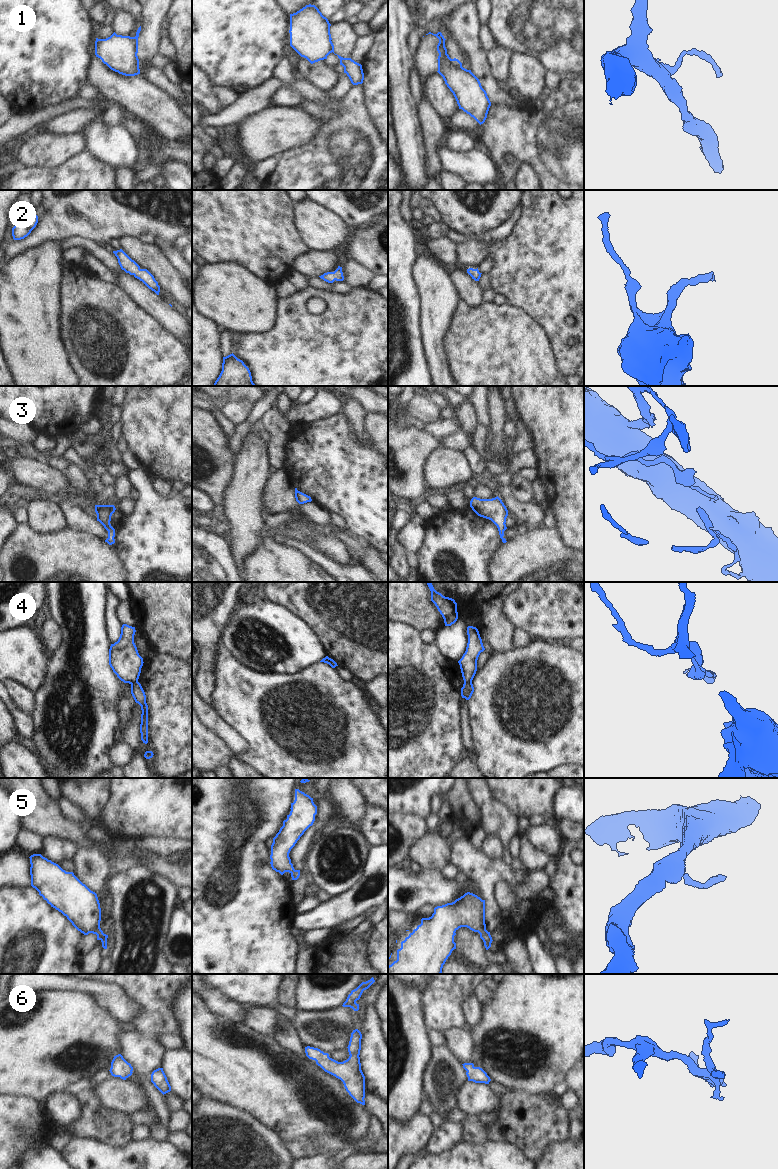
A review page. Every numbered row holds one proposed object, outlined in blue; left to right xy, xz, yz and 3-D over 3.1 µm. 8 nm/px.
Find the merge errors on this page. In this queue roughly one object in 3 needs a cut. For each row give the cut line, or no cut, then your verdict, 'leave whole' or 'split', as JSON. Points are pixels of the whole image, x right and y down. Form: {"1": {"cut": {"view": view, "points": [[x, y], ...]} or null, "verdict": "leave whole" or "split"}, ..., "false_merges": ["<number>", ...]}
{"1": {"cut": {"view": "xy", "points": [[133, 37], [136, 53]]}, "verdict": "split"}, "2": {"cut": null, "verdict": "leave whole"}, "3": {"cut": null, "verdict": "leave whole"}, "4": {"cut": {"view": "yz", "points": [[471, 680], [464, 682]]}, "verdict": "split"}, "5": {"cut": null, "verdict": "leave whole"}, "6": {"cut": null, "verdict": "leave whole"}, "false_merges": ["1", "4"]}

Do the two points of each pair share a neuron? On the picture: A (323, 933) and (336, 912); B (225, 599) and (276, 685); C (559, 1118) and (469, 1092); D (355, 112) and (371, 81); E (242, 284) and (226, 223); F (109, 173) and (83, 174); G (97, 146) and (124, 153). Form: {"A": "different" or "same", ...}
{"A": "different", "B": "different", "C": "different", "D": "different", "E": "different", "F": "same", "G": "same"}

